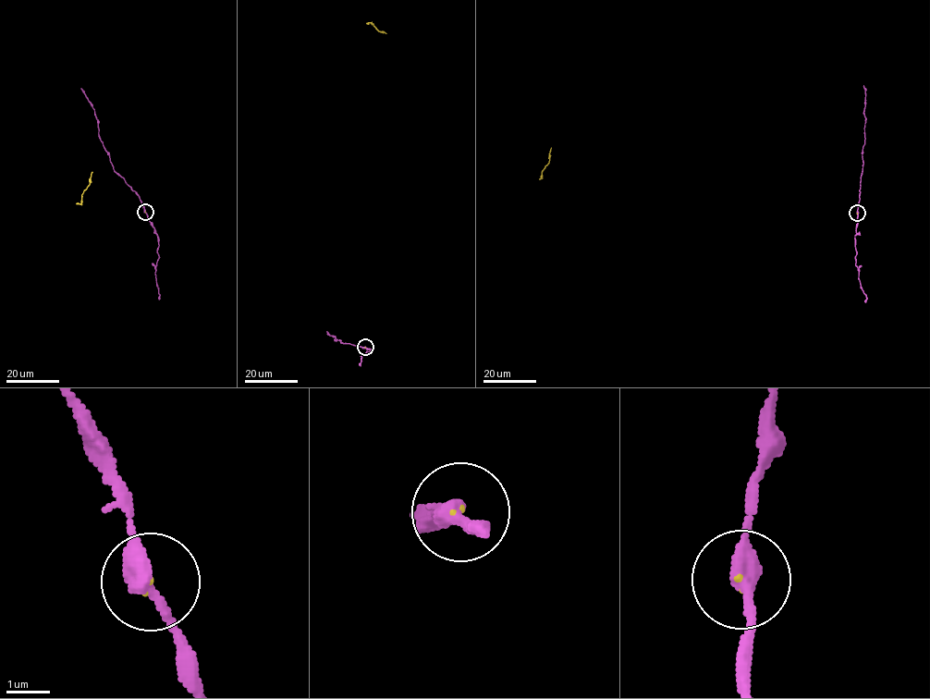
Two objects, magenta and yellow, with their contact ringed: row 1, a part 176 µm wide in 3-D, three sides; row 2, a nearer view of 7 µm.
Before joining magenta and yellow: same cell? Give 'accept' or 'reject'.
accept

